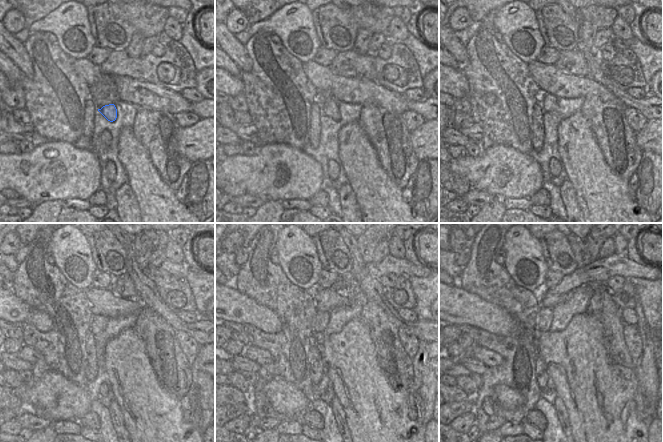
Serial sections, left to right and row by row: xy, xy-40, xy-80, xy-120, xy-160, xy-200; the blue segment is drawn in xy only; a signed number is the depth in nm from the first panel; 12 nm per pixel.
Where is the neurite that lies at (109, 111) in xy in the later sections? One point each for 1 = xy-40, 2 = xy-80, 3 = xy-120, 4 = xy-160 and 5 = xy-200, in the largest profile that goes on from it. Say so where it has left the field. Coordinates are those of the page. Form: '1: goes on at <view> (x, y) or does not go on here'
1: goes on at xy-40 (329, 107)
2: goes on at xy-80 (548, 101)
3: goes on at xy-120 (98, 323)
4: goes on at xy-160 (321, 320)
5: goes on at xy-200 (544, 317)

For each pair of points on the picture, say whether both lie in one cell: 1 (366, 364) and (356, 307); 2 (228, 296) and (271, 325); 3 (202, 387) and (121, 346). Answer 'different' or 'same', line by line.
1: different
2: same
3: different

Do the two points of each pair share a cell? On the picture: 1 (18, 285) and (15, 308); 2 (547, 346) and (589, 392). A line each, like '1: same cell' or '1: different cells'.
1: different cells
2: same cell

